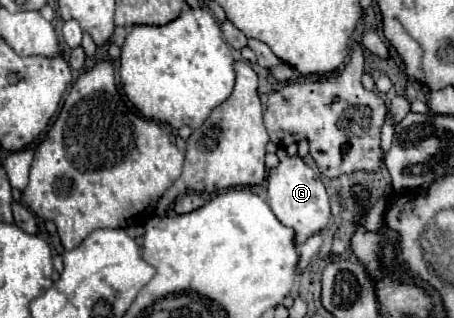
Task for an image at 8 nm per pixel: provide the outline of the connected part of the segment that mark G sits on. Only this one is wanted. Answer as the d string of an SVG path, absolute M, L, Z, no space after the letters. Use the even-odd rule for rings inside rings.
M278 148L280 164L270 170L266 182L268 182L268 204L274 212L274 216L294 230L294 242L304 244L308 238L312 238L316 232L324 230L330 220L330 200L326 194L326 188L322 184L322 178L316 170L304 164L298 156L286 156L284 148Z

